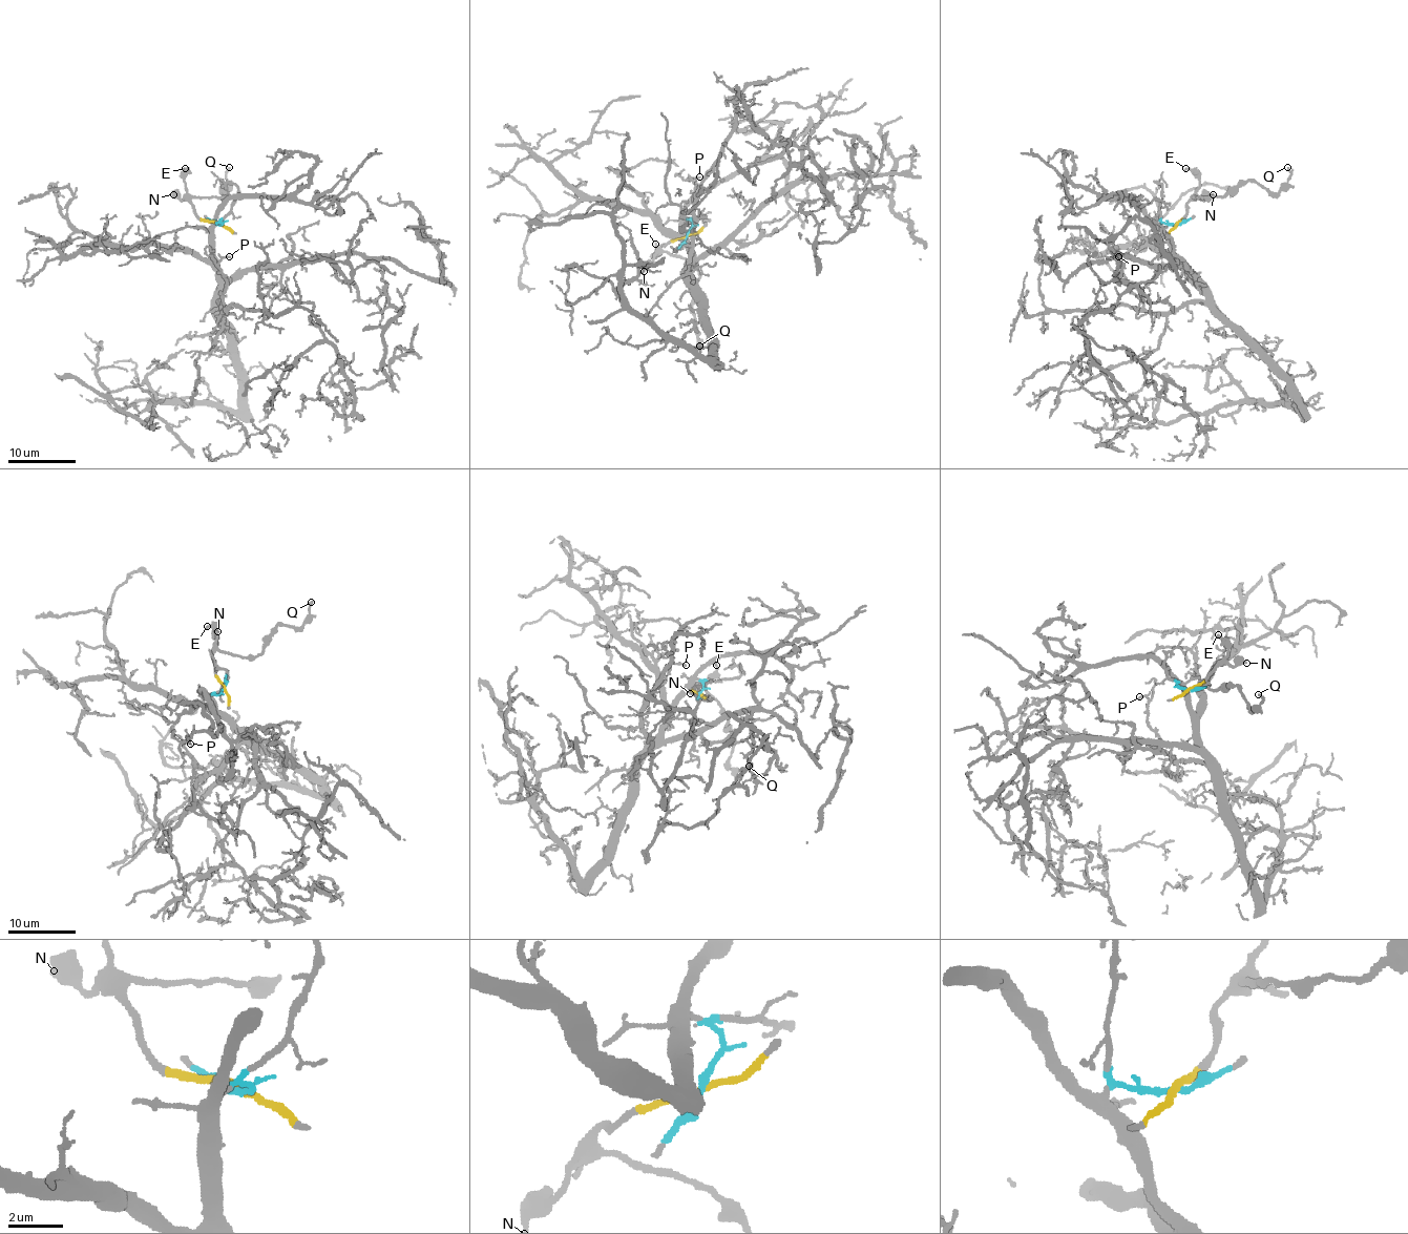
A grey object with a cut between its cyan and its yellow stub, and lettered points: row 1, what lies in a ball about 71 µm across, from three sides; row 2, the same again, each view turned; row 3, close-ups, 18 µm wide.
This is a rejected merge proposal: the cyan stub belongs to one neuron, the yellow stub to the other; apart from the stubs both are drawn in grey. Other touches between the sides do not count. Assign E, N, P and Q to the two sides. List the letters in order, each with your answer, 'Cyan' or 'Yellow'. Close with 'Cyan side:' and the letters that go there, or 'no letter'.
E: Yellow
N: Yellow
P: Cyan
Q: Yellow
Cyan side: P

